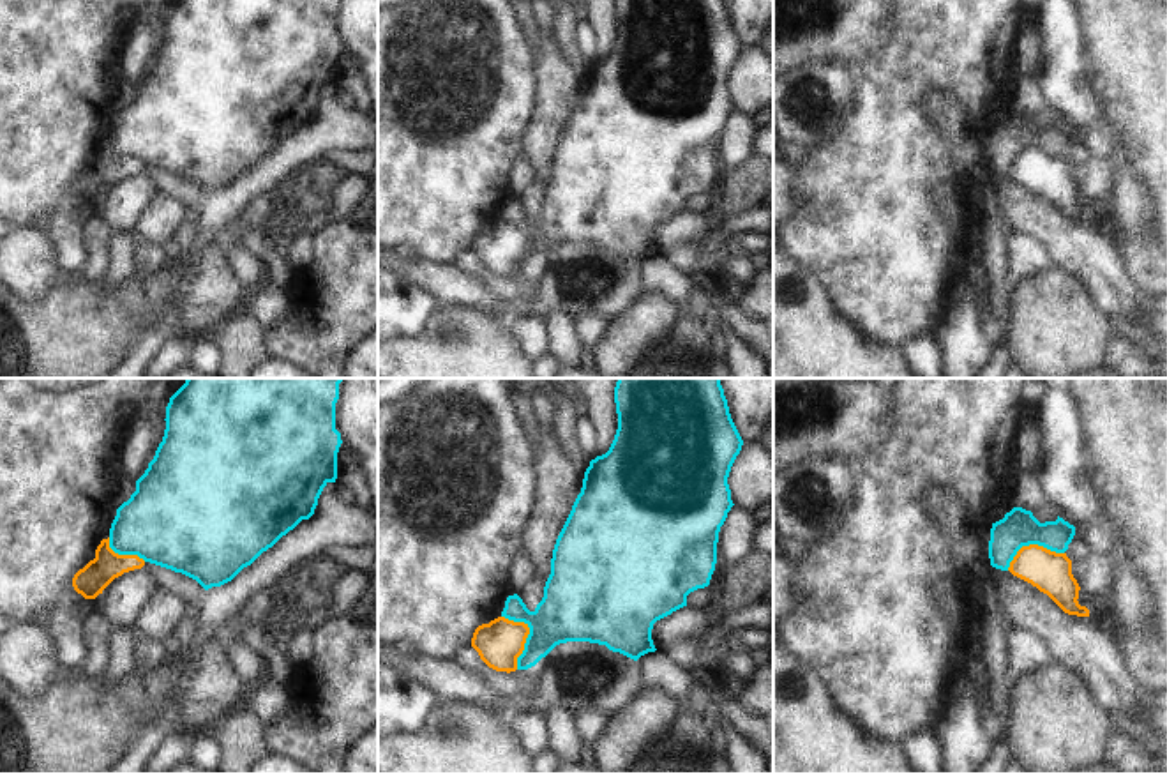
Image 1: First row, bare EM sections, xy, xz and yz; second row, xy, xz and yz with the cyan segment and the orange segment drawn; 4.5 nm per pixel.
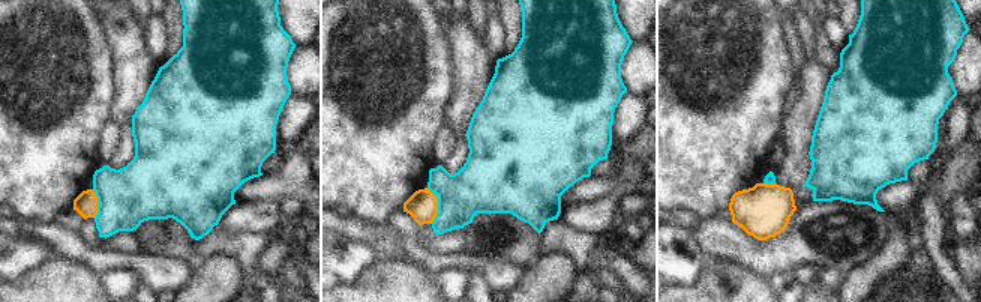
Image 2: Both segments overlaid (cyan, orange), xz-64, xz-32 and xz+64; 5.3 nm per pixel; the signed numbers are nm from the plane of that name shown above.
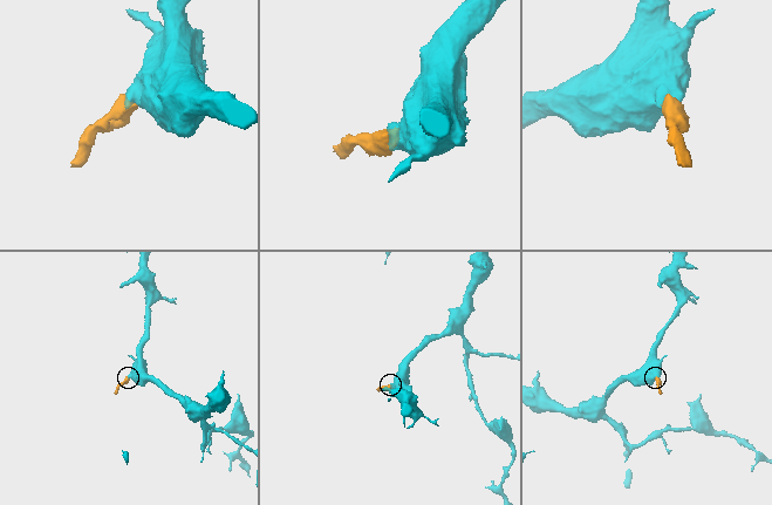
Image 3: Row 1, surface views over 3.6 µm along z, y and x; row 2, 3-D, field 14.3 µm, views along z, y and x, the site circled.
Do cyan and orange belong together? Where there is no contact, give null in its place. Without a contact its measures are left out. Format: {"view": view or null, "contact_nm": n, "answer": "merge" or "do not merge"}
{"view": "xz", "contact_nm": 260, "answer": "do not merge"}

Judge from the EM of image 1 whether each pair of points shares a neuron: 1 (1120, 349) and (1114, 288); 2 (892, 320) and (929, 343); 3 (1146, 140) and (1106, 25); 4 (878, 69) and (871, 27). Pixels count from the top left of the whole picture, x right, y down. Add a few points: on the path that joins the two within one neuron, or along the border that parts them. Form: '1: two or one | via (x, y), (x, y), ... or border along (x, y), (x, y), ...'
1: two | border along (1116, 331), (1123, 333), (1148, 357)
2: two | border along (929, 329), (913, 334), (903, 349)
3: one | via (1146, 112), (1146, 66), (1134, 53)
4: two | border along (895, 18), (892, 34), (851, 71)

